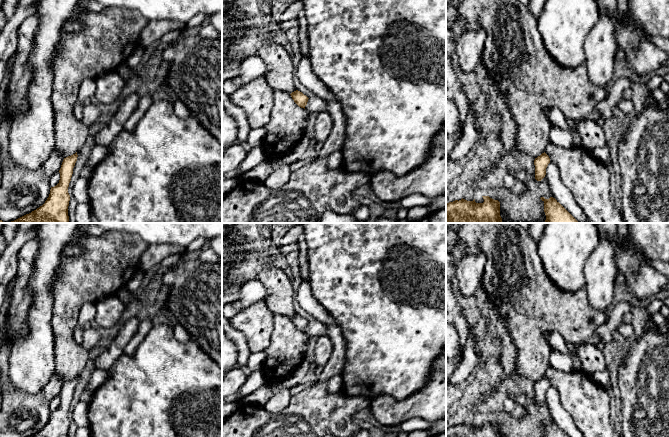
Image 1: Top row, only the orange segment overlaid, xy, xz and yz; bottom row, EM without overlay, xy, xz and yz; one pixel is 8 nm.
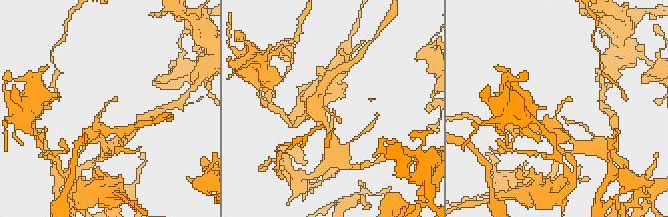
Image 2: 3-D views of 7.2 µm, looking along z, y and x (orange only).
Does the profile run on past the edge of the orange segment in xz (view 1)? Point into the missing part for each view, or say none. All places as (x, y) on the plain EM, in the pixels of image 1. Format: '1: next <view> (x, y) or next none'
1: next none

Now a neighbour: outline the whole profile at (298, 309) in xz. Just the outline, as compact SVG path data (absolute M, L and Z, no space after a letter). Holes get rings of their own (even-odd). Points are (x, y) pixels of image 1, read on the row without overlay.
M296 300L294 302L294 308L296 313L306 319L308 322L314 320L313 316L303 310L301 306L296 302Z

